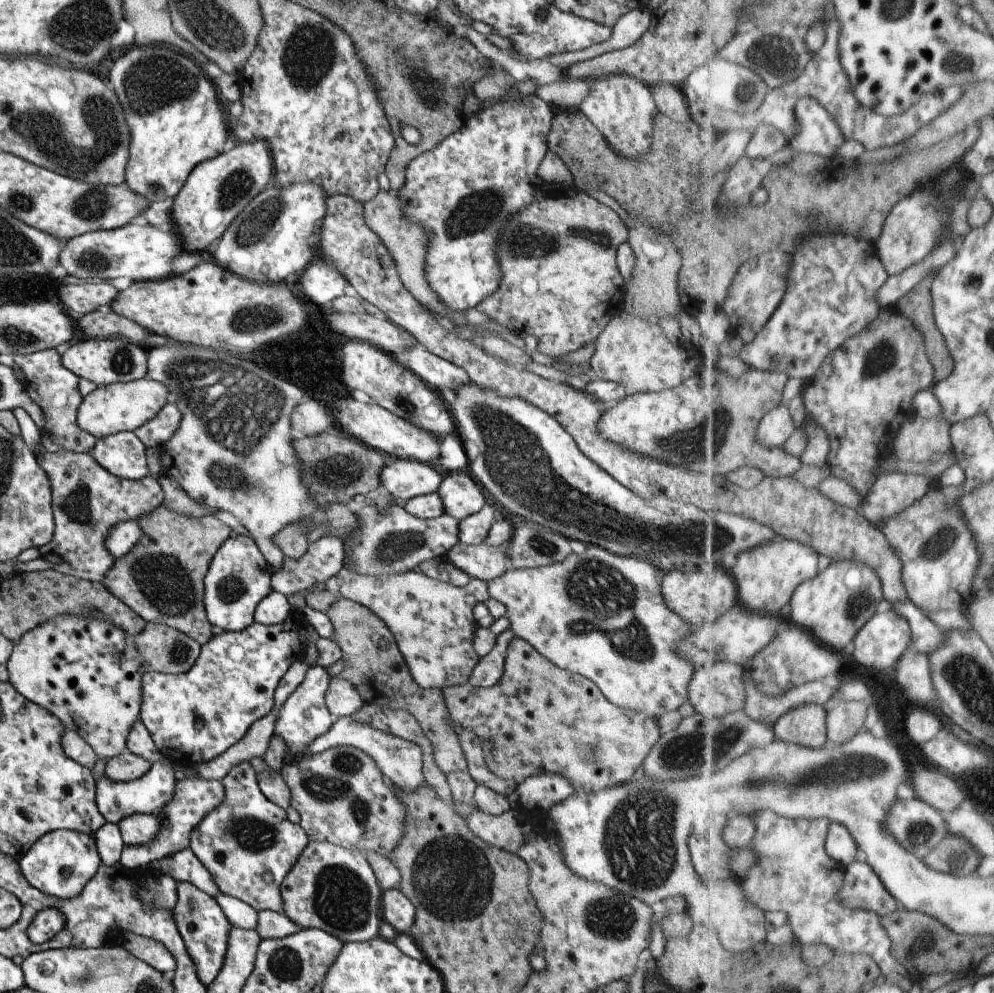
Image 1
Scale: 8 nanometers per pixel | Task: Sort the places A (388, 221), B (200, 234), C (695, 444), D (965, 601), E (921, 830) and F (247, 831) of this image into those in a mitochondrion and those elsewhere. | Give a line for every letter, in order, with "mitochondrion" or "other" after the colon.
A: other
B: other
C: mitochondrion
D: other
E: mitochondrion
F: mitochondrion

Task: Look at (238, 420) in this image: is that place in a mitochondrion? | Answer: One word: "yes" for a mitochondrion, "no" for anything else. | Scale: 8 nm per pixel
yes

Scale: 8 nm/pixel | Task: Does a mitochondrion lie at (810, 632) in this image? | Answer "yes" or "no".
no

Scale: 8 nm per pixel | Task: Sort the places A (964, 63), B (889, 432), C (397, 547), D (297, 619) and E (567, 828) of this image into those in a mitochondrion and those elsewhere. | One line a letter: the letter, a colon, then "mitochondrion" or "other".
A: mitochondrion
B: other
C: mitochondrion
D: other
E: other

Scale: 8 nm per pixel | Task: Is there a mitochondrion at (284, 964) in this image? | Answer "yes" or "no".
yes

